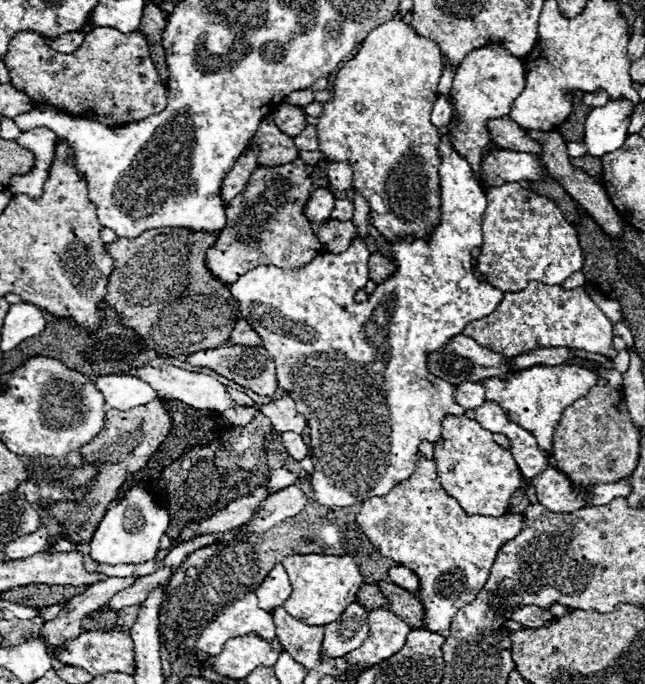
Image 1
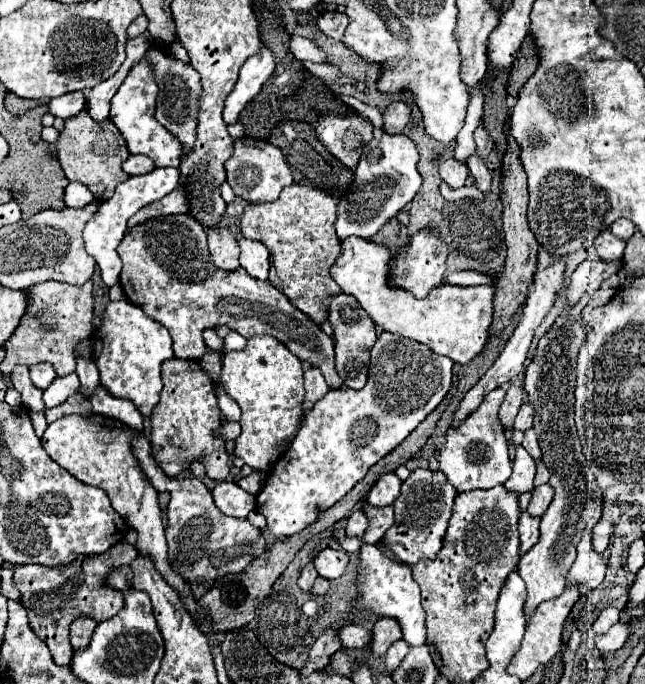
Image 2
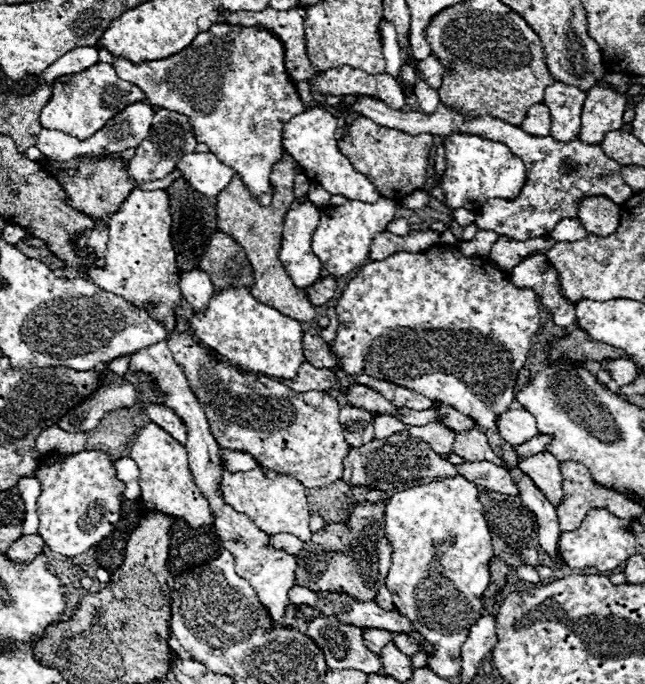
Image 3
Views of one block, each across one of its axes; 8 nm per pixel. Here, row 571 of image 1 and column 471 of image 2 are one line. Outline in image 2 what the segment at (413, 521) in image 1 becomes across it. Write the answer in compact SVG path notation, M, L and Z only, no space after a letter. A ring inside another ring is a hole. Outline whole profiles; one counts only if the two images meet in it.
M496 388L484 396L476 412L472 412L458 426L450 426L444 434L444 444L440 448L438 466L458 492L470 492L478 488L494 488L504 484L512 474L512 460L508 450L508 440L504 438L504 426L498 418L498 408L502 404L504 390Z

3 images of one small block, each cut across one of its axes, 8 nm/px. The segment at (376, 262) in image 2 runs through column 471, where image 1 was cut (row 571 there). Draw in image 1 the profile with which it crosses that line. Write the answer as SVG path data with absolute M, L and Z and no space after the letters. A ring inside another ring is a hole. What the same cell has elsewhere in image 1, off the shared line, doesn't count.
M292 554L282 564L292 582L292 596L286 600L284 610L310 626L336 622L342 612L356 600L356 594L364 584L364 576L350 556Z

